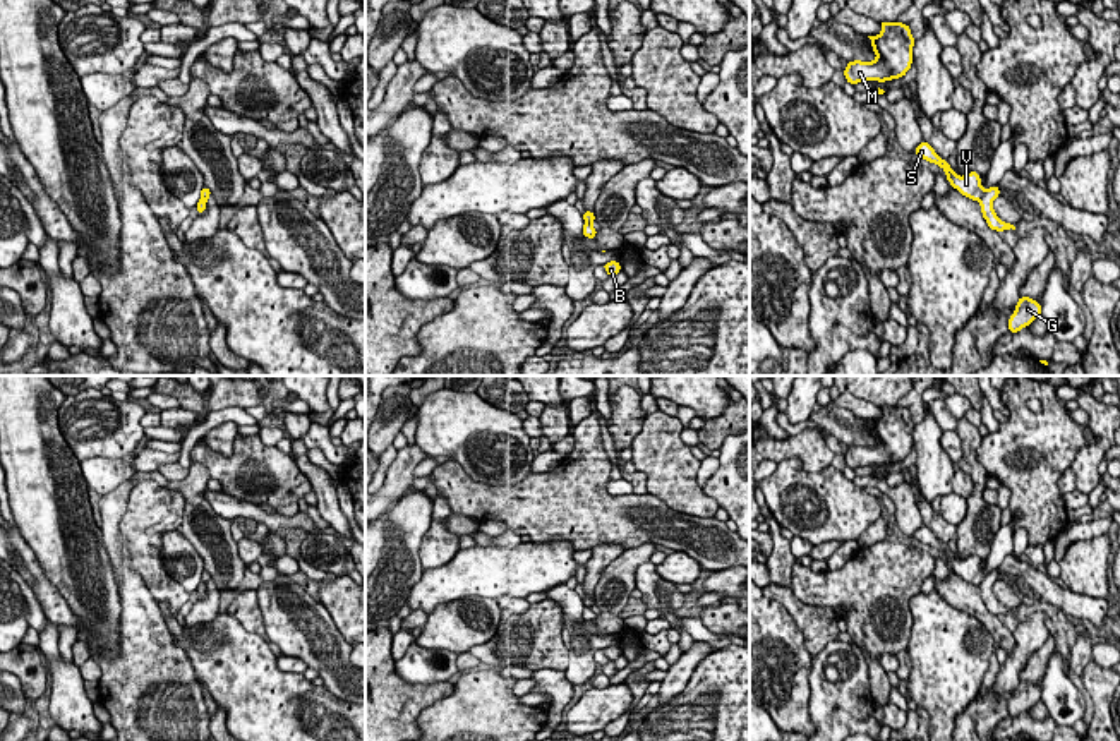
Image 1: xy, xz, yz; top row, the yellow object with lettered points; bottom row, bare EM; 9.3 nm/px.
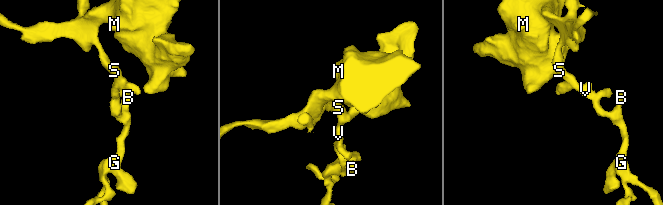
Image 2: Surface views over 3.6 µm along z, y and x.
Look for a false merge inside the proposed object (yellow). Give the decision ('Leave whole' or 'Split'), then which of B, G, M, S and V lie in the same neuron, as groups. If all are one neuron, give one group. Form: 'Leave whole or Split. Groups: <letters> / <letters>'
Split. Groups: B G / M S V

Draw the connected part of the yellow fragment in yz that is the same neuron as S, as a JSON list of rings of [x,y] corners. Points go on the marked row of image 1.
[[[923,141],[914,153],[921,158],[921,160],[928,160],[930,163],[935,163],[938,166],[943,168],[943,172],[947,173],[947,180],[950,182],[950,185],[954,189],[957,189],[962,196],[972,199],[972,201],[979,201],[985,196],[985,187],[979,184],[981,177],[978,172],[969,172],[964,177],[959,177],[950,165],[942,160],[935,149]]]

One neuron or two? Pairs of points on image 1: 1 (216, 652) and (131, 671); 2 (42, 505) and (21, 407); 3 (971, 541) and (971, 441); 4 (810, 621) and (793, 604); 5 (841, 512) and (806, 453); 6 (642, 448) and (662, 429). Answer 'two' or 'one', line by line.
1: two
2: one
3: one
4: one
5: two
6: one

